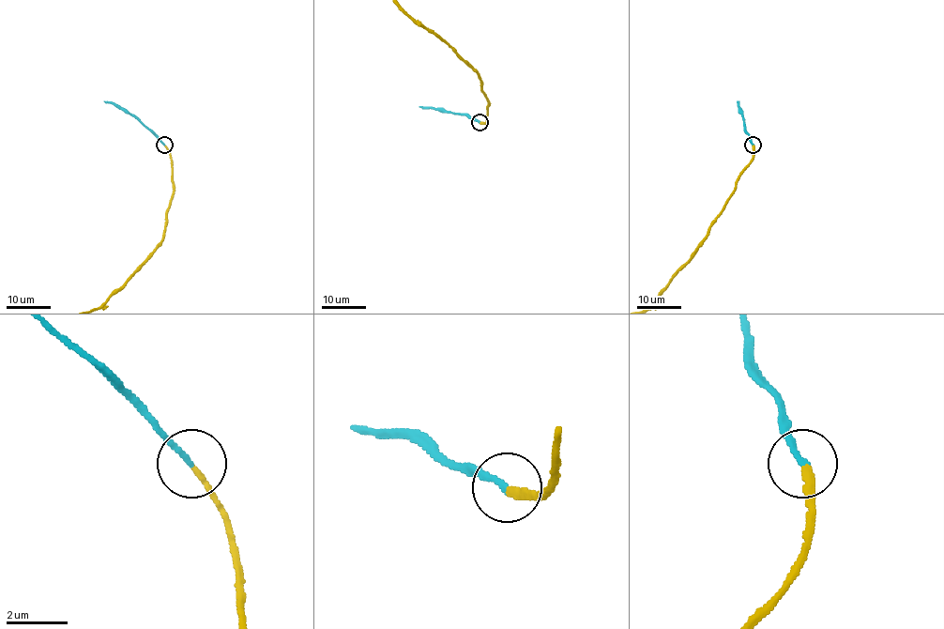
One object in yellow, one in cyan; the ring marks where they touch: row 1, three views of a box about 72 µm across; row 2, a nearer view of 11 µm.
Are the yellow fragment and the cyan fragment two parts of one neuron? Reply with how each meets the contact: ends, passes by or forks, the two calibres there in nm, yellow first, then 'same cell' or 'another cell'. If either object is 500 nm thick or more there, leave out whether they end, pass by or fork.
yellow ends | cyan ends | 200/180 nm | same cell

